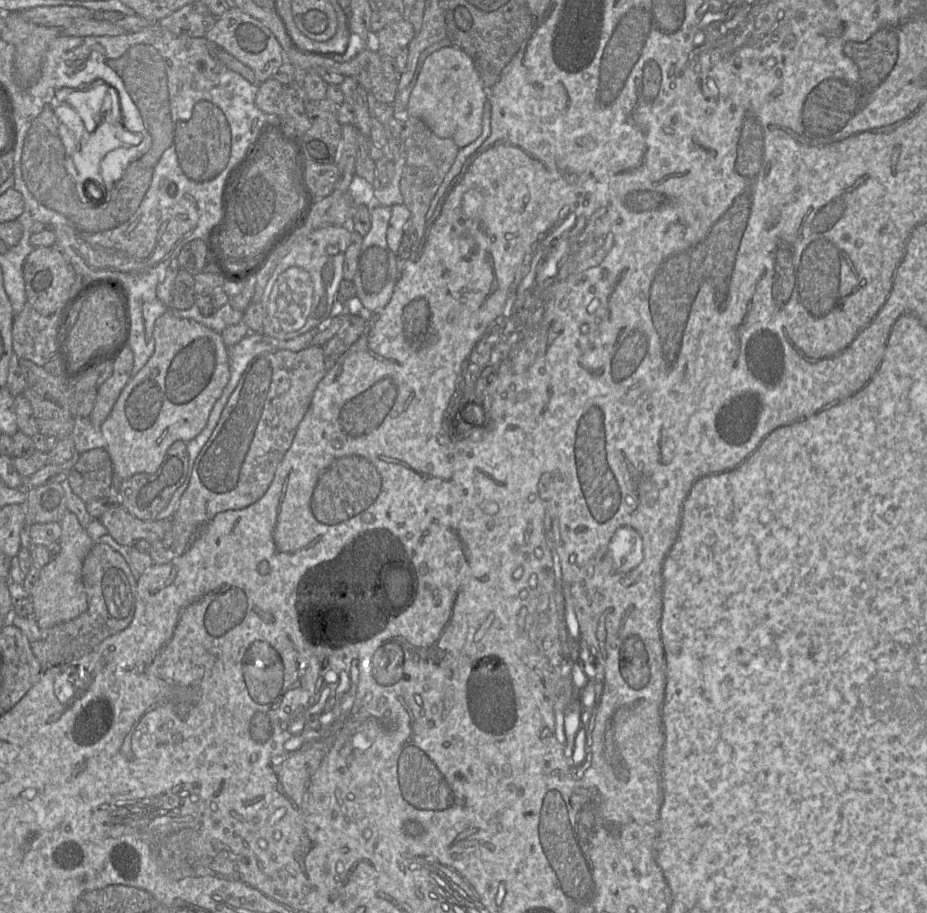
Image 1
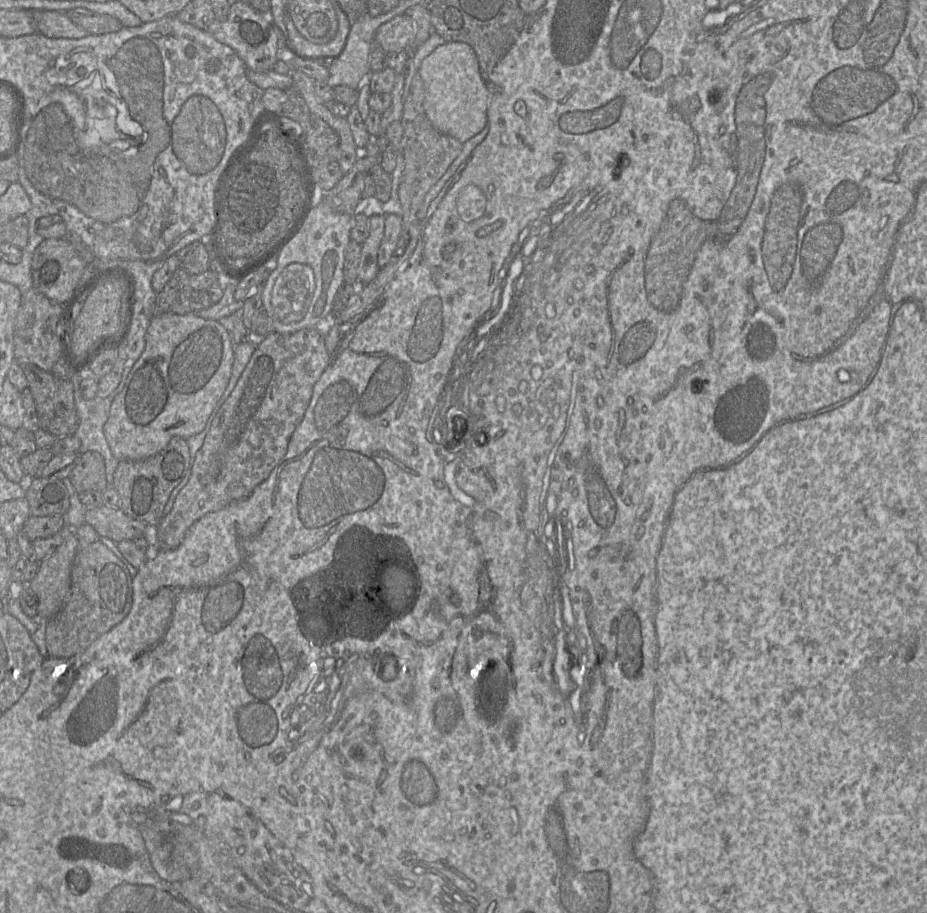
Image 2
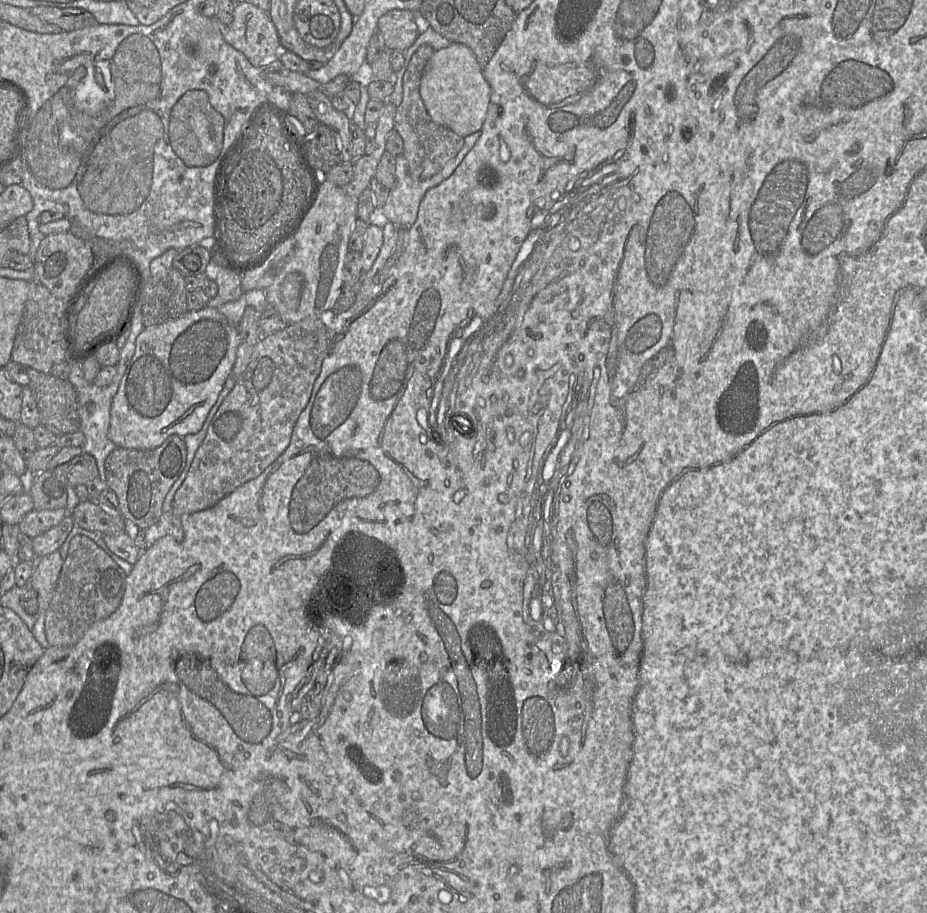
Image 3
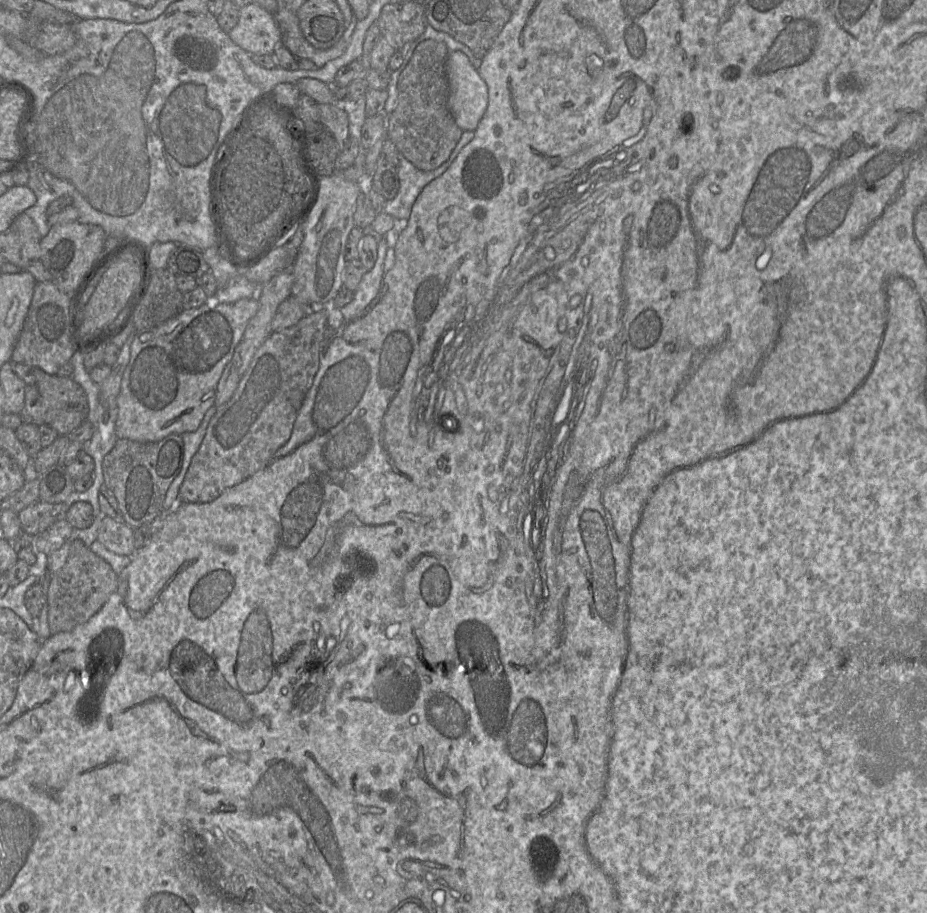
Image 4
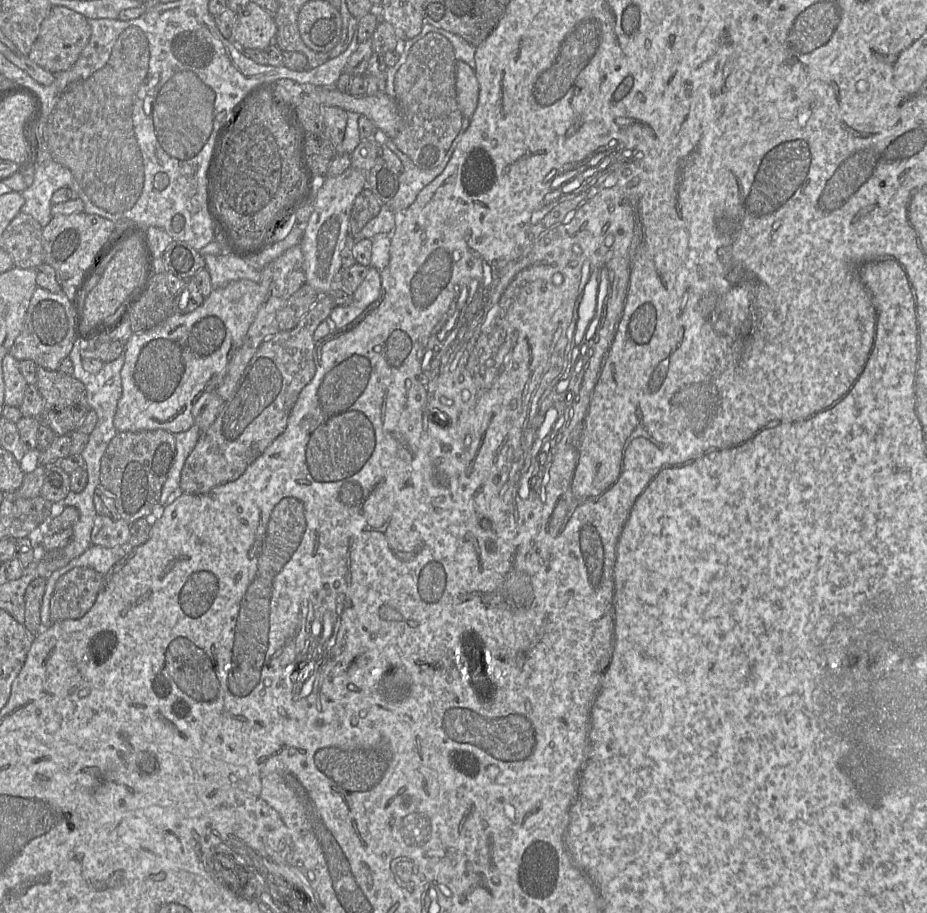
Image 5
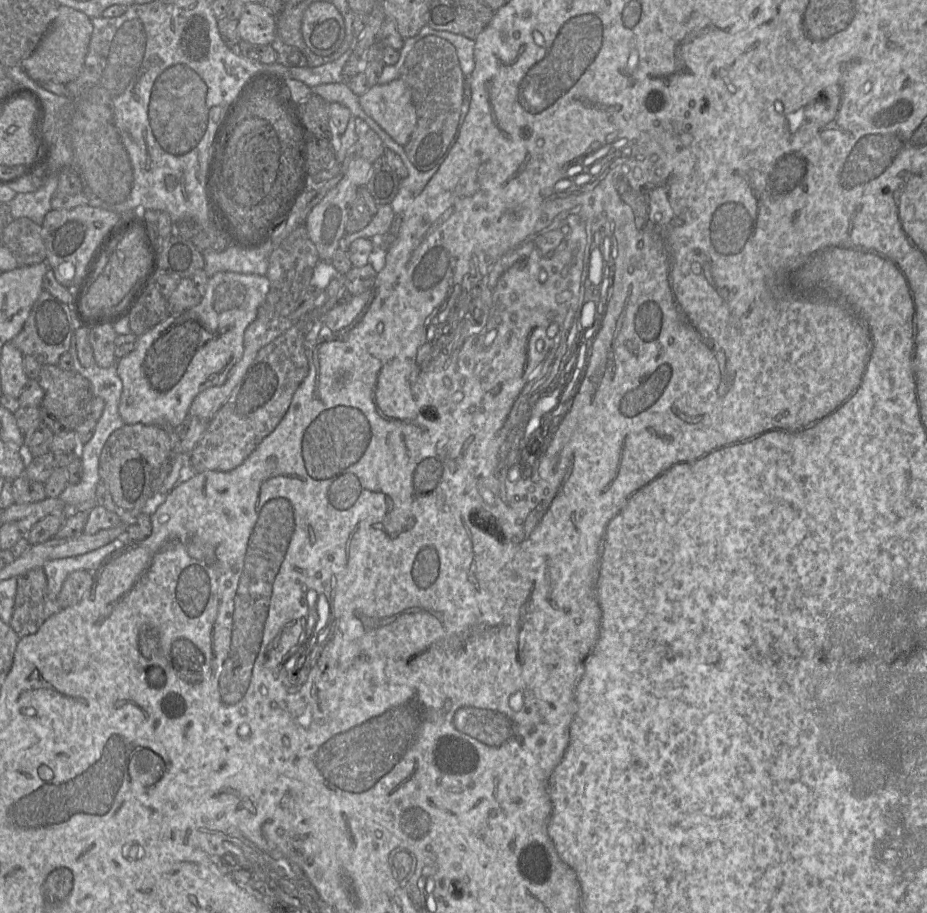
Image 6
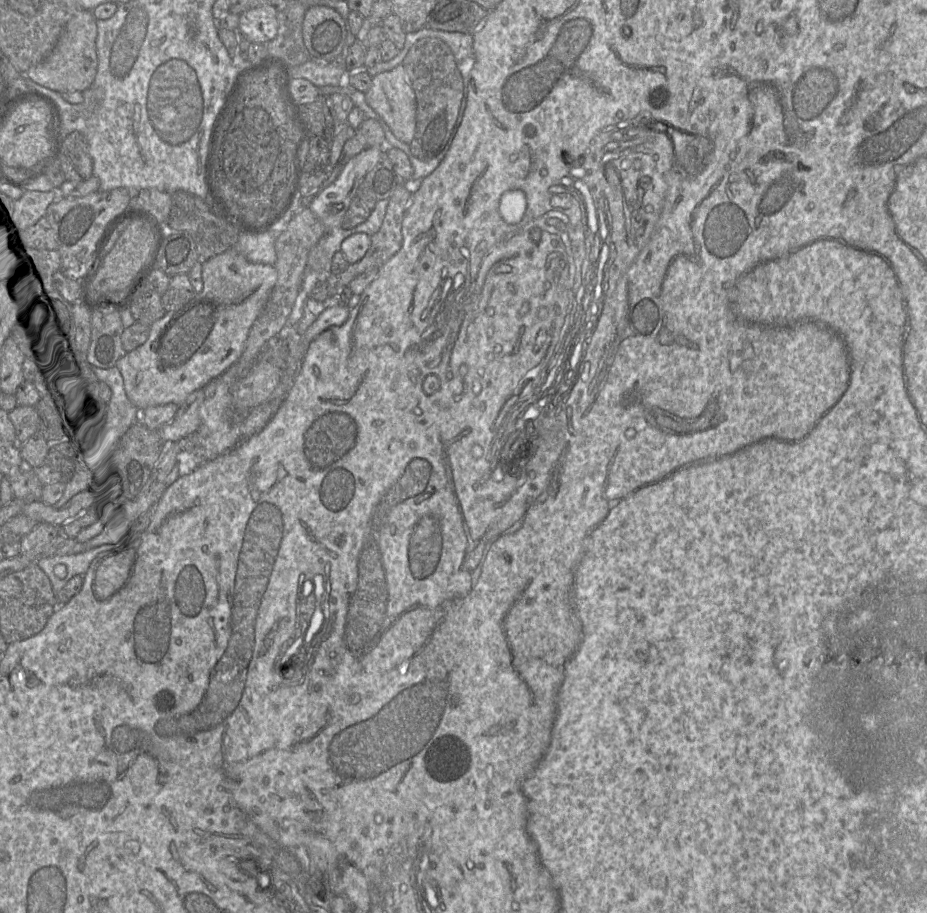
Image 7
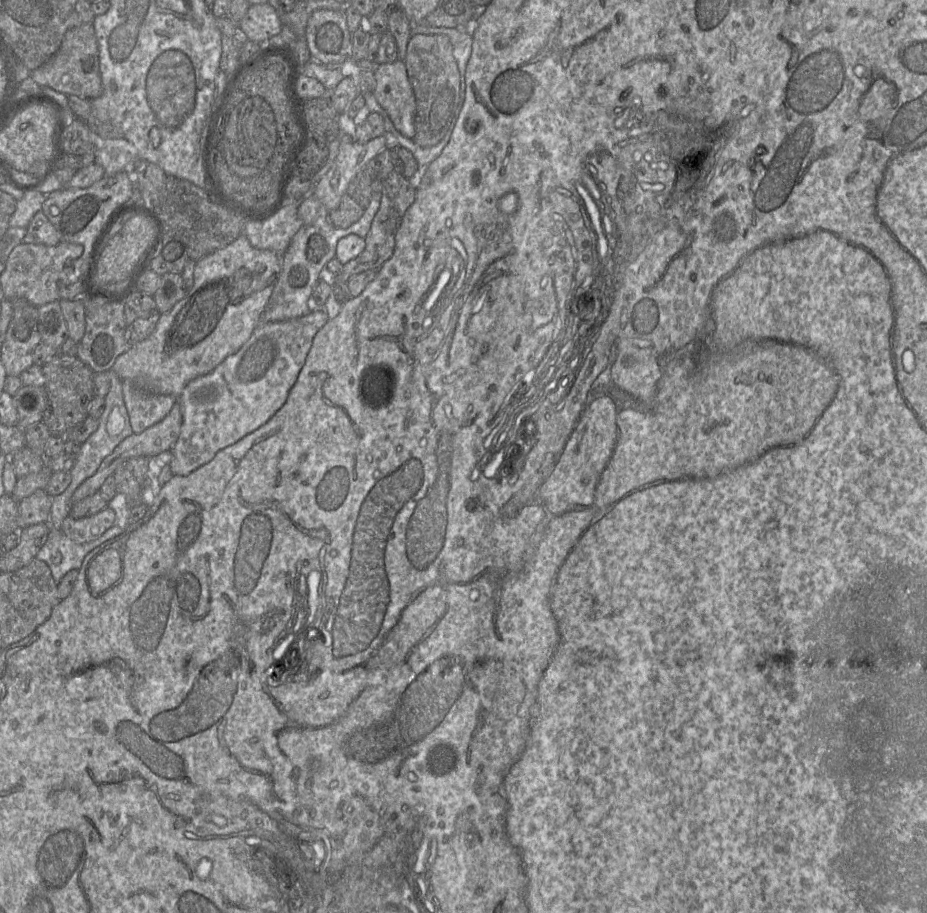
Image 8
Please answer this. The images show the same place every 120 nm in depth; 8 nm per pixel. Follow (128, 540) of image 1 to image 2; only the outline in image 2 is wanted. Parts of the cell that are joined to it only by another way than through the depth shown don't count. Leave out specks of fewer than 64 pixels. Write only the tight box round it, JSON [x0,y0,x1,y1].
[85,505,146,543]

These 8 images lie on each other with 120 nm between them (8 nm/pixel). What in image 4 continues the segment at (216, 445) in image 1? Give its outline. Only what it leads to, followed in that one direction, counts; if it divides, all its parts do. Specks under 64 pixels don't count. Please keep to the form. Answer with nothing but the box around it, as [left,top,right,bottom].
[178,308,327,503]

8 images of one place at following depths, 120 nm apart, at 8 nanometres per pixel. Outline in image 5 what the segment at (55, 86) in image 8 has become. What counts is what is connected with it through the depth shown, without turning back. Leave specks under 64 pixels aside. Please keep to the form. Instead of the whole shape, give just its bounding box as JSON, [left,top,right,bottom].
[28,7,91,74]

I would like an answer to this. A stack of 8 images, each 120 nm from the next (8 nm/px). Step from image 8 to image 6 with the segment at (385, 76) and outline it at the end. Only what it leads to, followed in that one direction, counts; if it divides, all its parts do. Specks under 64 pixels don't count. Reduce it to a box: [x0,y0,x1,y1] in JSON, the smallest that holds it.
[359,78,417,146]

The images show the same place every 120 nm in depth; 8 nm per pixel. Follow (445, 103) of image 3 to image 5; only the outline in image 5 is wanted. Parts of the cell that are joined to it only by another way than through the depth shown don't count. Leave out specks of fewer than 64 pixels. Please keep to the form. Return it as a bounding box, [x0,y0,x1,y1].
[456,62,479,118]

